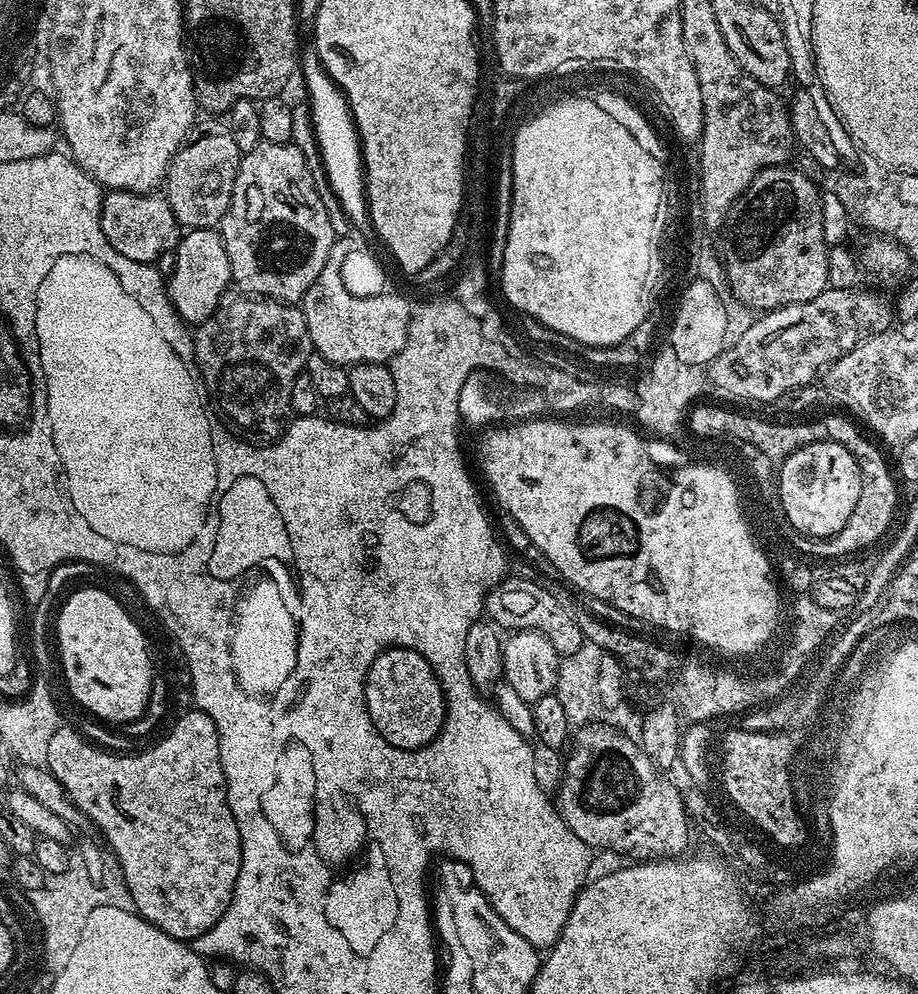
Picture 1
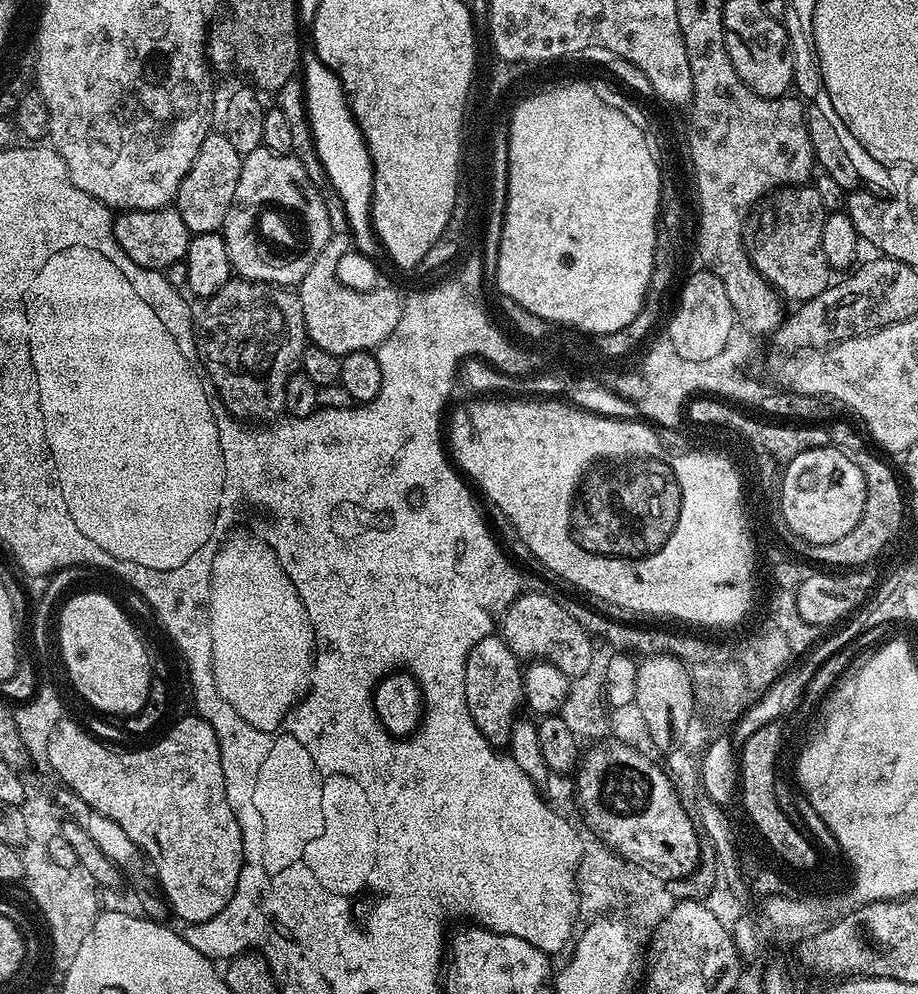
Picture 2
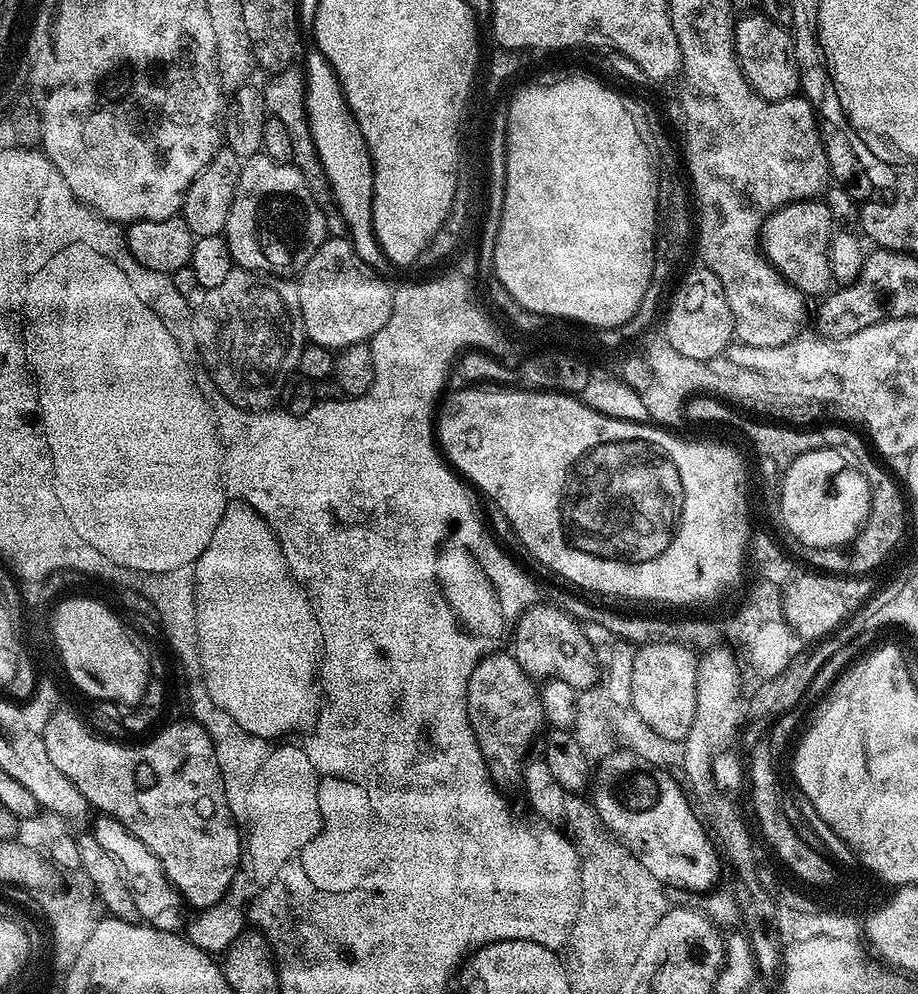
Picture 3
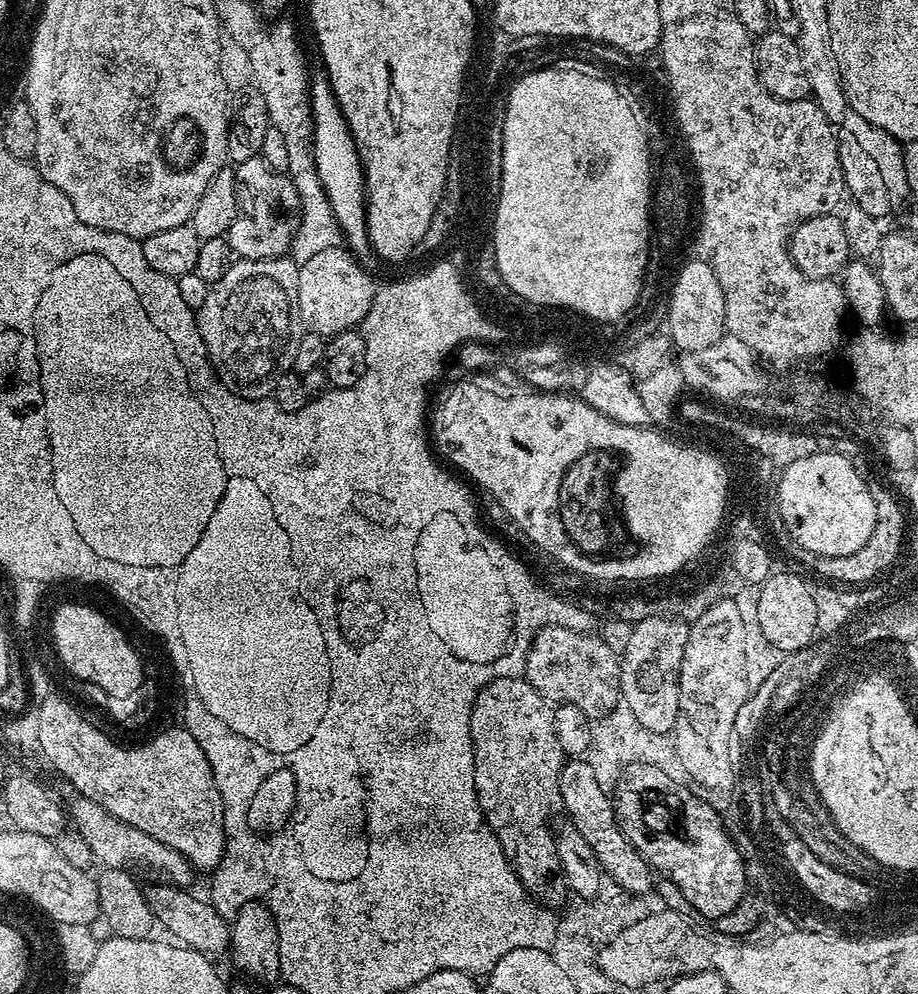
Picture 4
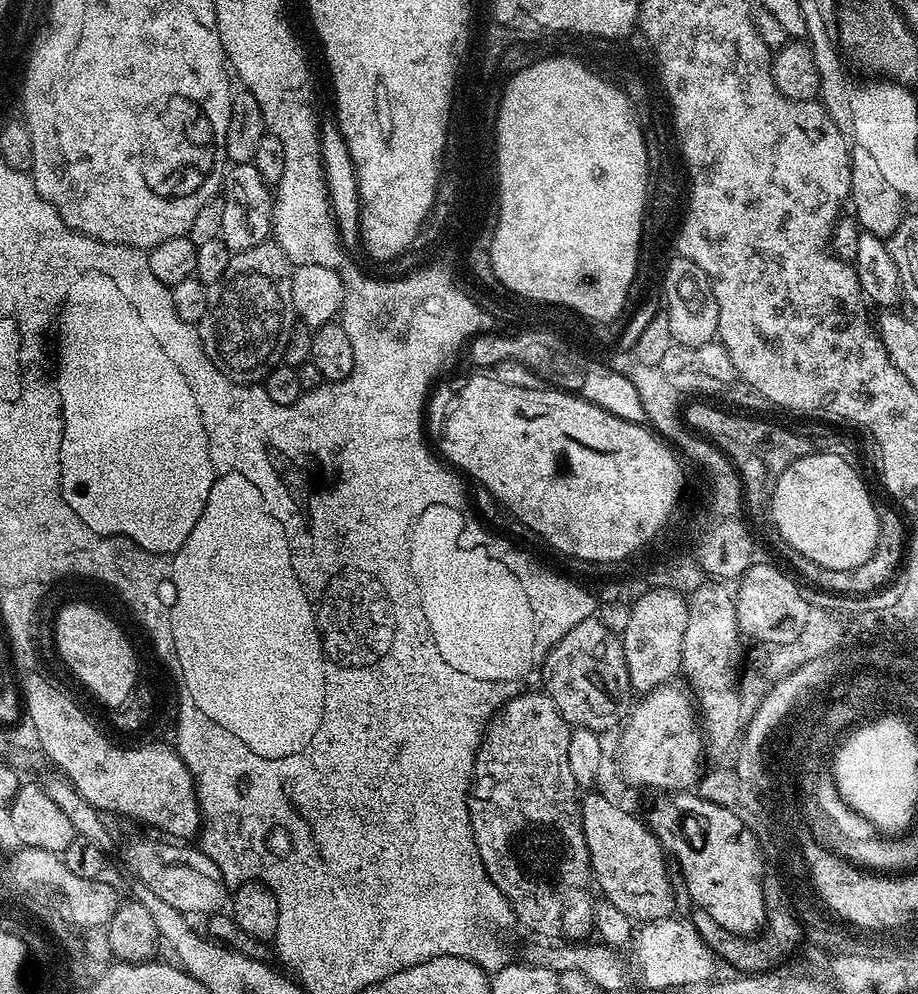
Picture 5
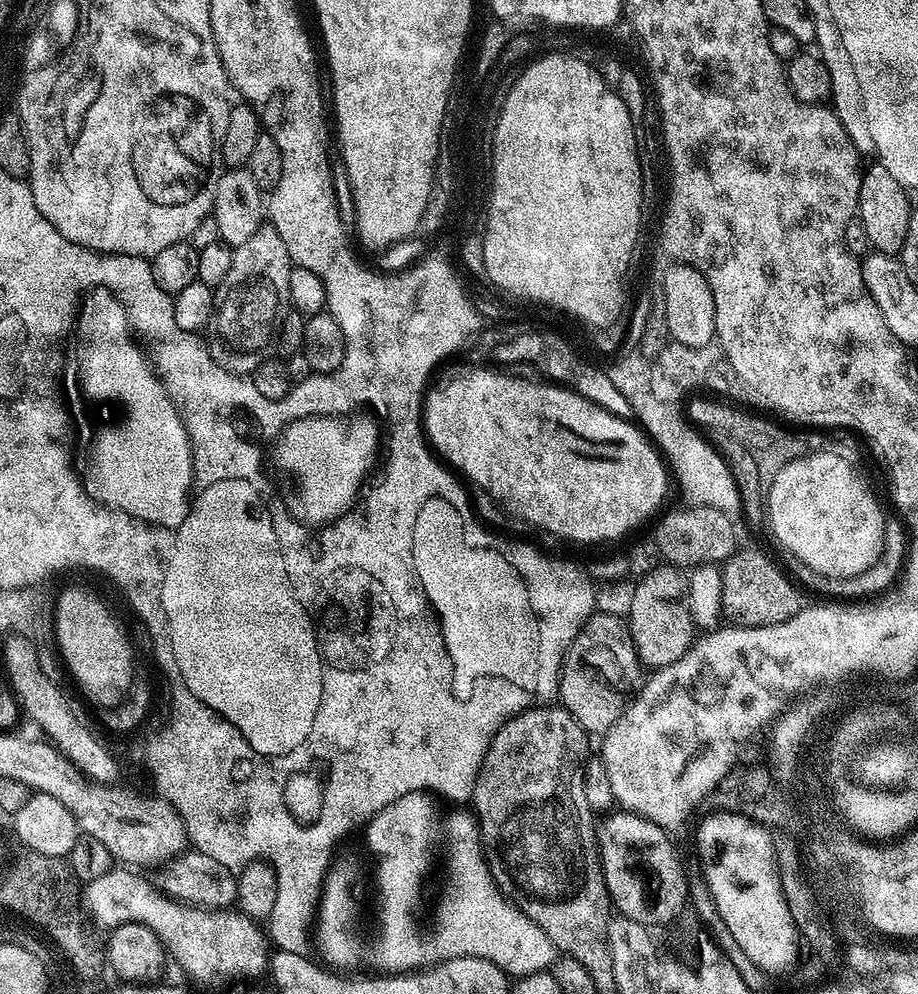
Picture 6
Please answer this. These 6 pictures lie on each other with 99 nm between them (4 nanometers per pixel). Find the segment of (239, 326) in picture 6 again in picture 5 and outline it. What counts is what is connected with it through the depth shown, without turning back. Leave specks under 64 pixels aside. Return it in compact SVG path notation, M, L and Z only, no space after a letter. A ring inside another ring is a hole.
M265 242L233 254L230 266L226 266L226 274L208 289L206 314L202 314L198 325L200 345L216 369L238 384L263 381L269 370L283 361L286 342L290 339L292 327L297 324L294 298L290 298L293 267L292 260L286 258L279 244Z

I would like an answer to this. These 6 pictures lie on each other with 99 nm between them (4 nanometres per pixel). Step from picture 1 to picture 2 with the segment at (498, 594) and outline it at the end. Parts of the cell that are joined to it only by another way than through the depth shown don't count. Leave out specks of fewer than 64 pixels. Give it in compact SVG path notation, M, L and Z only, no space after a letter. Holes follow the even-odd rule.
M521 591L503 612L502 635L508 643L508 649L516 656L532 656L528 658L550 662L570 678L580 676L586 669L593 667L593 637L574 620L561 601L556 601L544 592Z

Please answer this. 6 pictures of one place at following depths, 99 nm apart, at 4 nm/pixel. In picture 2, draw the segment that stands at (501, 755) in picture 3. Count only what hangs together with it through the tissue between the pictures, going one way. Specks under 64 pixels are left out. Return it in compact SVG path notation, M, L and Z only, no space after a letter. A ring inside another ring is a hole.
M493 634L482 638L470 650L466 658L466 706L470 710L470 718L482 730L482 734L497 745L509 743L512 724L518 719L516 711L524 704L524 674L521 657L508 649L503 635Z

